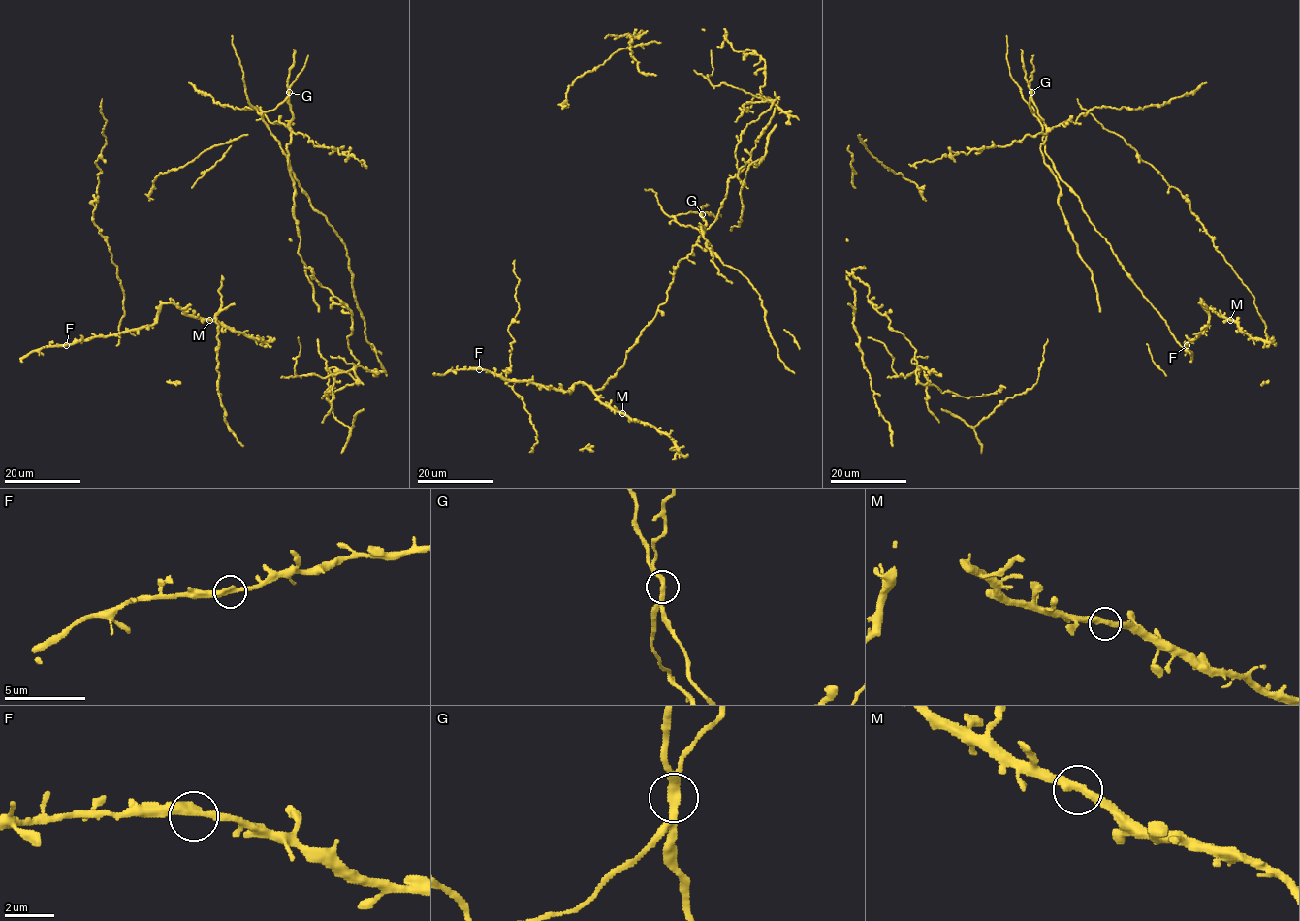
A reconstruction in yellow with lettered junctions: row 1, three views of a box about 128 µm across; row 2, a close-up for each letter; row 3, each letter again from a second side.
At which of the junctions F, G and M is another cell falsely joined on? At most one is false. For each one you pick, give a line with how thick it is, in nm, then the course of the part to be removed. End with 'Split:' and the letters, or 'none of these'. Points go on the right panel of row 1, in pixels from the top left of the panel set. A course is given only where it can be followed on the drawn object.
G: calibre 340 nm
Split: G

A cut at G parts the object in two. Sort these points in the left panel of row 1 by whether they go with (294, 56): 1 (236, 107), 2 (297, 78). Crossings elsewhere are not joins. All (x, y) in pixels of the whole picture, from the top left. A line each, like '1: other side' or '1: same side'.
1: same side
2: other side

